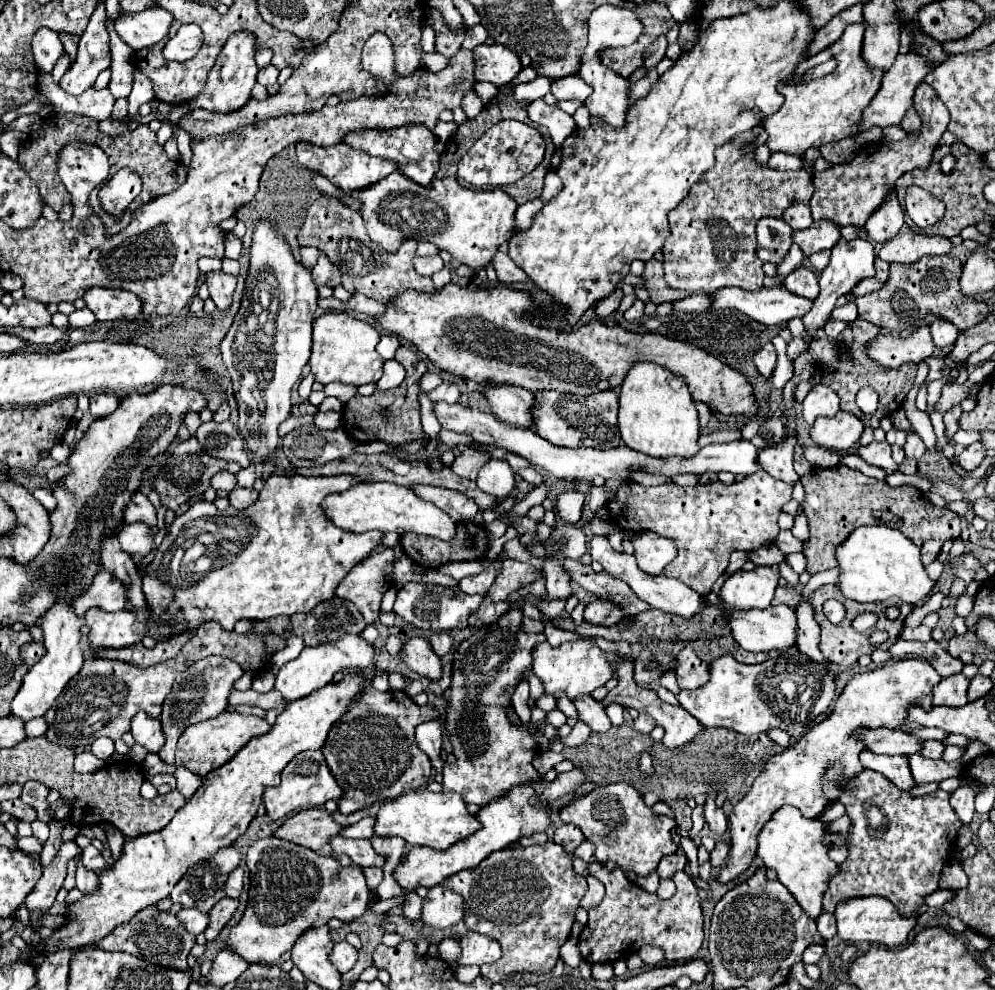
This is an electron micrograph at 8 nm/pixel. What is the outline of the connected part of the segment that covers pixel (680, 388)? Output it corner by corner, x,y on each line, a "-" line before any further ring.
649,361
631,365
619,389
619,431
627,447
651,457
691,457
699,451
699,419
687,383

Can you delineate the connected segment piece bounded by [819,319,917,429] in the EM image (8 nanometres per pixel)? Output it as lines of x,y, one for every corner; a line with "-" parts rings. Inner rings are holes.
861,319
853,321
851,327
853,327
853,347
851,347
851,351
853,351
853,363
837,359
835,363
819,365
819,369
821,369
821,373
823,373
823,383
829,385
835,393
839,393
839,397
841,397
841,411
853,413
853,415
857,415
857,417
863,421
865,427
877,429
881,417
891,415
893,411
897,411
897,409
903,405
909,389
913,387
913,379
915,379
915,373
917,373
917,363
903,363
903,365
901,365
899,369
895,369
895,371
885,371
885,367
875,365
875,363
873,363
871,359
867,359
867,355
863,355
863,351
861,351
863,345
867,345
867,339
873,339
875,335
879,335
879,329
877,329
875,325
871,325
871,323
867,323
867,321
861,321
-
865,385
873,387
873,389
879,393
879,407
877,407
877,411
875,411
873,415
861,413
859,407
855,405
855,395
857,395
857,391
859,391
861,387
865,387

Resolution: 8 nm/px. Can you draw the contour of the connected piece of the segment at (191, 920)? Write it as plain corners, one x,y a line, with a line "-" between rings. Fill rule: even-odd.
181,909
175,917
185,925
187,933
191,933
191,935
199,935
207,927
207,915
199,913
195,909

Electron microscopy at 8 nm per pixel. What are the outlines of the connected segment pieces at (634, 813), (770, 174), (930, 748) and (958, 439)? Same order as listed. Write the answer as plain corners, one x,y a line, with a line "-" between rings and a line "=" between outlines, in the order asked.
611,783
607,787
591,791
591,795
587,797
571,801
569,807
561,811
561,819
565,823
577,825
583,831
585,839
597,847
597,861
611,861
625,873
633,871
639,877
653,873
665,855
673,855
677,851
677,845
671,839
675,821
665,815
653,813
651,807
643,803
643,797
637,793
637,789
627,783
=
747,131
743,135
737,135
719,151
715,153
717,163
711,171
707,171
699,183
689,191
689,195
673,209
669,211
669,223
671,223
671,235
665,241
663,247
663,263
667,273
667,283
671,287
679,287
683,281
697,281
697,291
715,291
719,287
741,287
741,289
761,289
765,273
761,269
761,259
755,257
755,225
761,217
783,217
785,209
789,209
795,203
809,205
811,195
815,191
811,175
801,171
775,171
769,167
755,165
751,155
745,155
739,151
741,143
753,141
753,131
=
923,741
921,743
921,753
923,757
929,757
929,759
941,759
941,753
943,753
943,743
941,741
=
957,431
955,435
953,435
953,441
959,445
959,447
967,447
967,445
971,445
973,441
977,441
979,439
979,433
975,433
975,431

